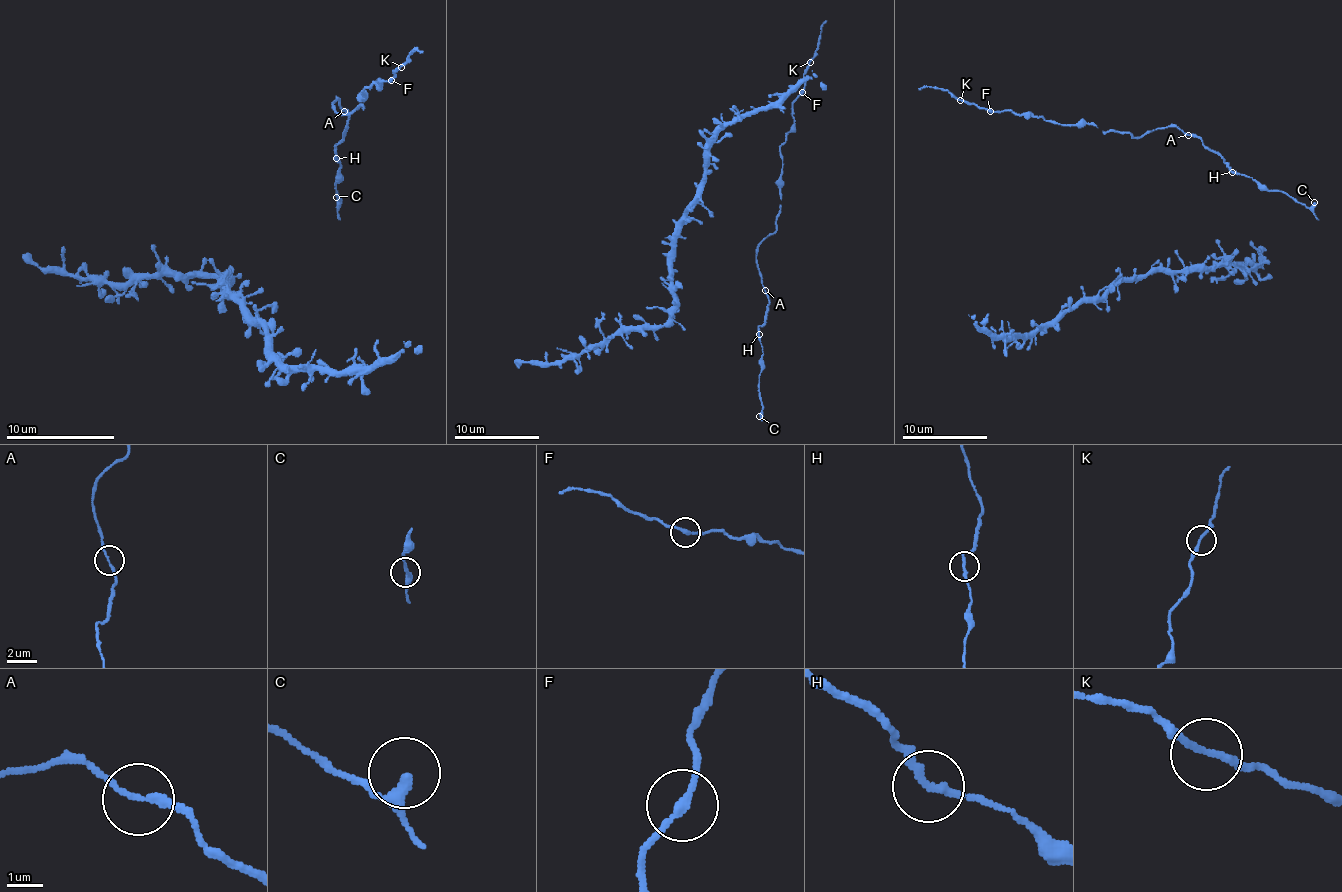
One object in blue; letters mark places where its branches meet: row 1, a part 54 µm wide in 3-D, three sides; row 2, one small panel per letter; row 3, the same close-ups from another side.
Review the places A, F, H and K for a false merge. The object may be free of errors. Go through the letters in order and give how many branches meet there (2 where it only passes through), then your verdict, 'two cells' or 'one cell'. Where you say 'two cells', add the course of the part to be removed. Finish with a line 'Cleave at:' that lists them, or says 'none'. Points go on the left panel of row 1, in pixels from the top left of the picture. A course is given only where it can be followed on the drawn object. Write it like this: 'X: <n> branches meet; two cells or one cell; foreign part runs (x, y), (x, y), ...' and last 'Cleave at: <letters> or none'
A: 2 branches meet; one cell
F: 2 branches meet; one cell
H: 2 branches meet; one cell
K: 2 branches meet; one cell
Cleave at: none

